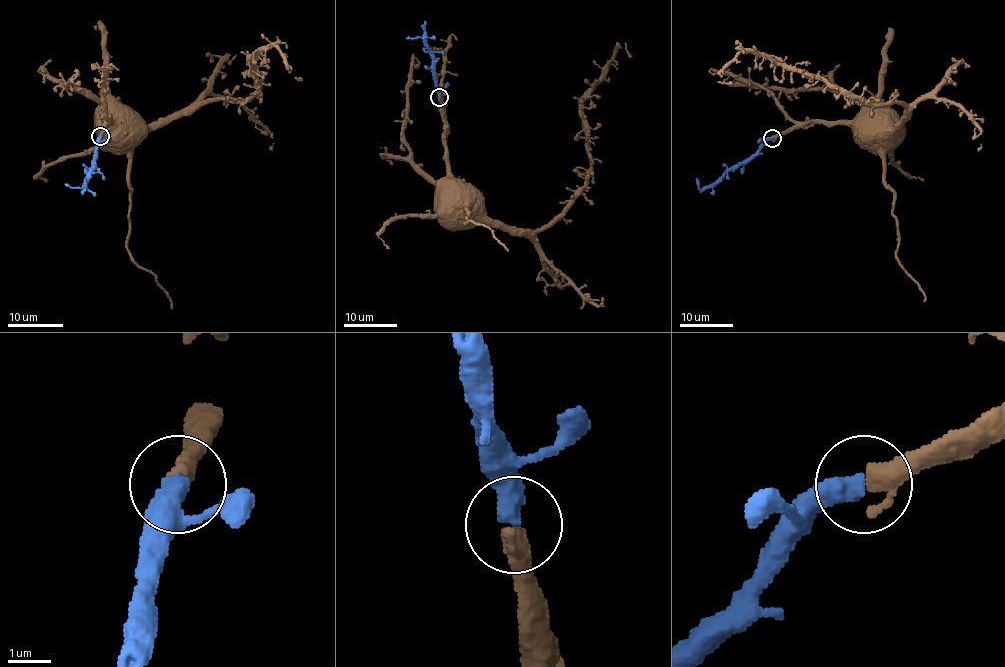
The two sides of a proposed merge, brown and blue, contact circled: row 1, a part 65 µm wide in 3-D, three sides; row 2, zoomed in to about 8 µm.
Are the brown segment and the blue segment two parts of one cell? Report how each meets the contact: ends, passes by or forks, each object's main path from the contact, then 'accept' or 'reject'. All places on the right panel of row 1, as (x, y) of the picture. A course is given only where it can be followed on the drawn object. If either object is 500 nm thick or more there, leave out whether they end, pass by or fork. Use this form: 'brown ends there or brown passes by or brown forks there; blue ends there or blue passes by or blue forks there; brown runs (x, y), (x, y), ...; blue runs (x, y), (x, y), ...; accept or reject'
brown runs (773, 138), (814, 123), (852, 122), (864, 111), (870, 114); blue runs (771, 138), (716, 182), (700, 188), (696, 178); accept

